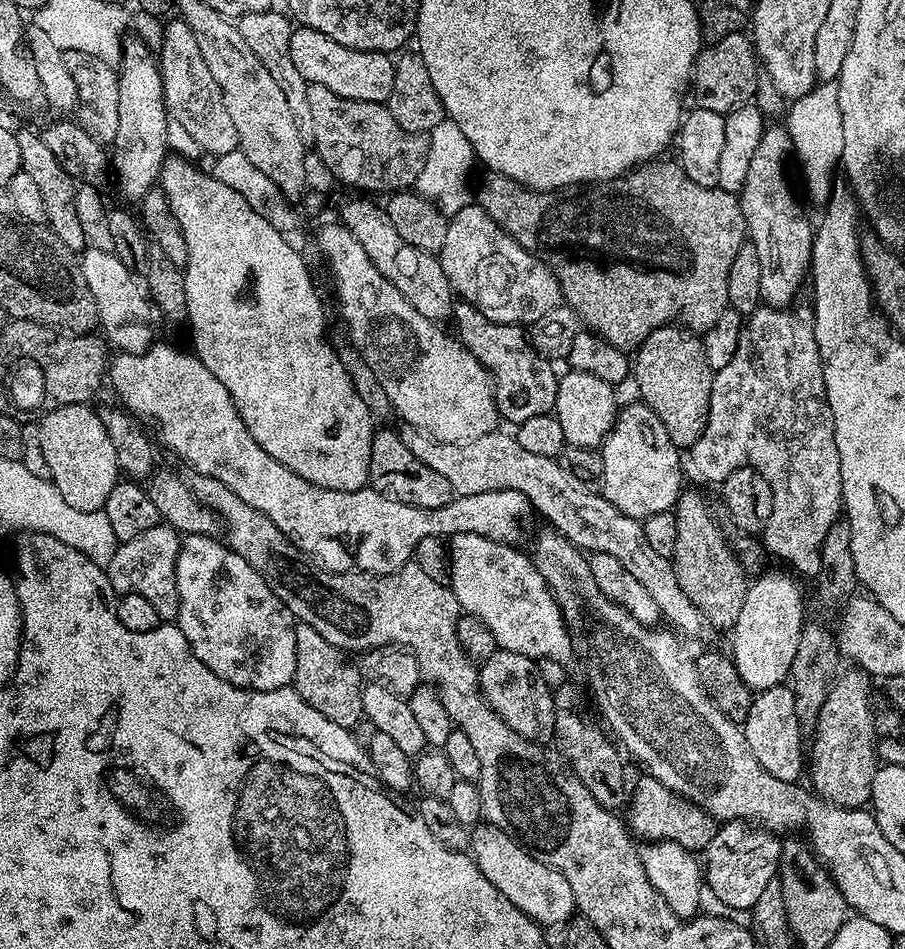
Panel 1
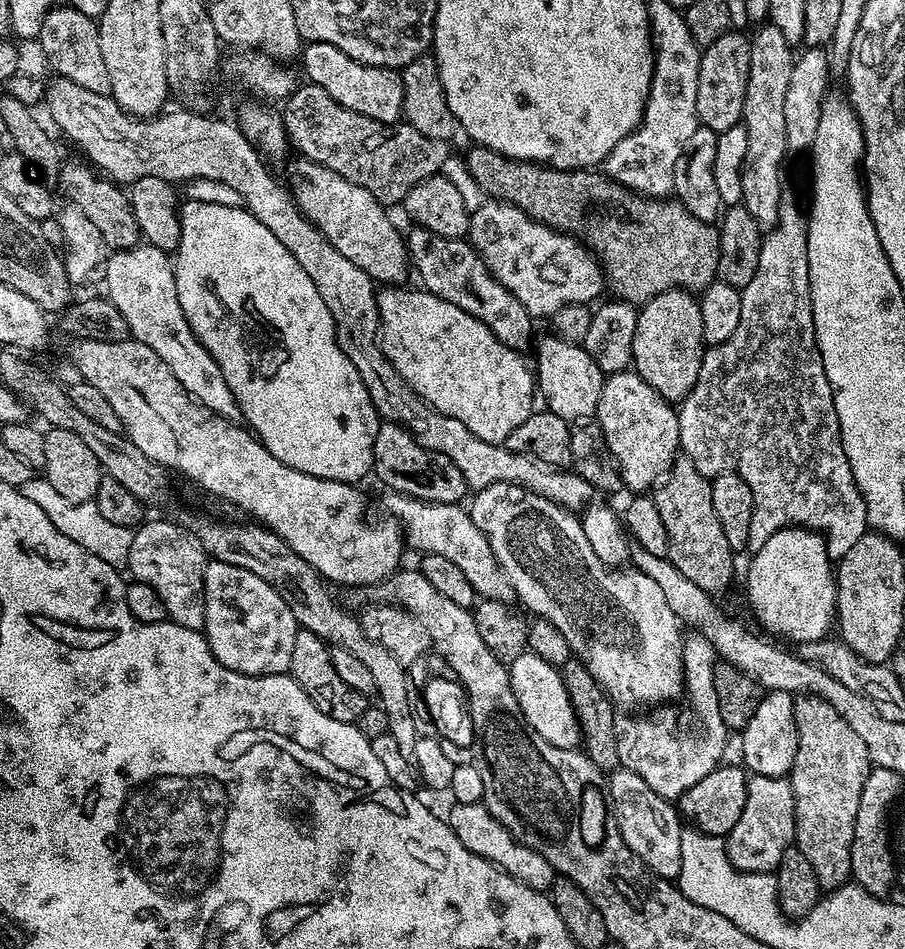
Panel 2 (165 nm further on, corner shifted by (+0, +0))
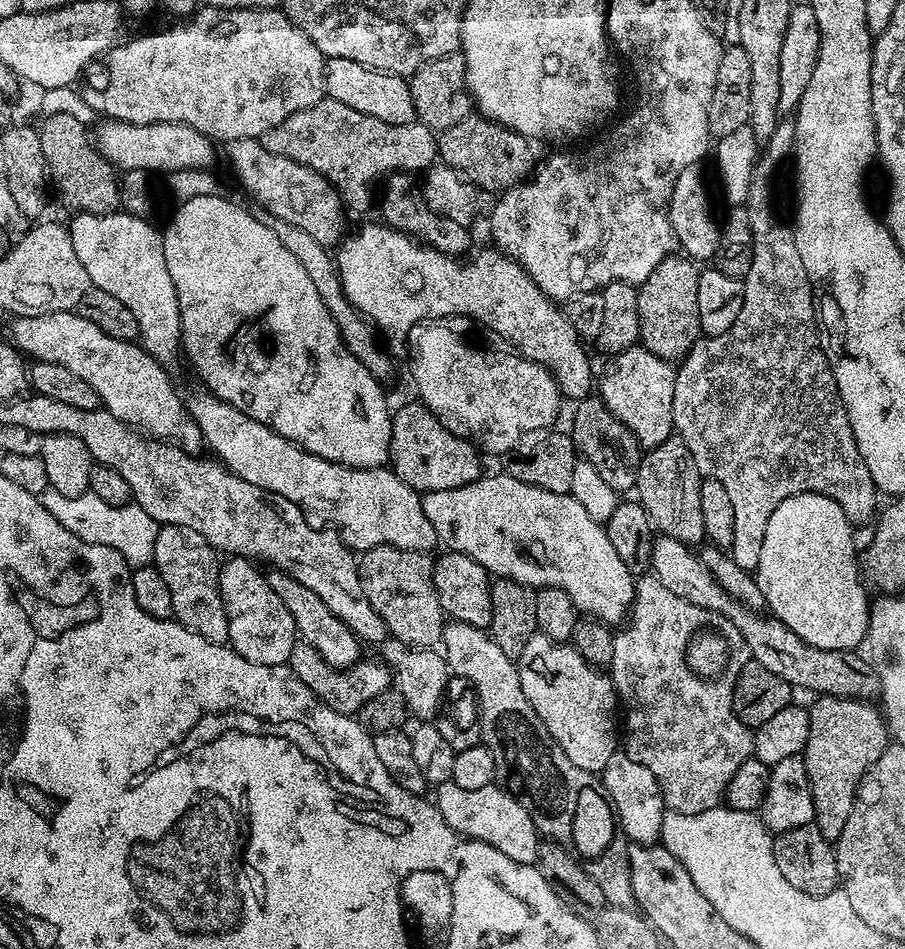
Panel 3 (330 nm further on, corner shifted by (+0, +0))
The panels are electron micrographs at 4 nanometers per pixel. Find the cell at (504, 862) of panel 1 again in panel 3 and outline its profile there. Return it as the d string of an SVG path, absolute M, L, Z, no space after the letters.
M452 779L445 784L435 785L434 803L438 814L465 840L486 842L494 850L502 850L506 858L519 864L535 864L536 855L542 843L540 832L534 826L530 814L516 796L511 796L505 789L495 783L481 786L479 790L465 790Z

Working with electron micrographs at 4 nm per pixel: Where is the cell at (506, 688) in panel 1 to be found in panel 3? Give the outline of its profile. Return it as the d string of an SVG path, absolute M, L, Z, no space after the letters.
M539 634L526 642L518 667L522 694L566 758L581 770L603 773L606 762L618 750L618 697L611 675L603 676L603 671L584 660L571 643Z

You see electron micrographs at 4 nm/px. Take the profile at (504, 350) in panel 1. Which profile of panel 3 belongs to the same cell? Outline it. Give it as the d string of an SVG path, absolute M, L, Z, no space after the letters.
M393 172L383 181L384 193L379 193L378 208L380 204L379 219L390 228L397 228L400 232L407 232L415 239L425 243L429 248L437 248L447 256L457 258L465 255L464 251L472 244L472 236L467 227L451 218L442 218L442 214L434 214L430 206L426 206L422 195L422 184L413 173Z

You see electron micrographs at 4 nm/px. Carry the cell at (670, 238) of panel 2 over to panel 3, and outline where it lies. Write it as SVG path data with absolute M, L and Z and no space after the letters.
M473 114L462 118L462 122L450 126L450 130L439 133L438 156L446 166L470 181L477 190L503 194L515 184L531 177L537 167L533 141L506 126L487 120L485 116Z

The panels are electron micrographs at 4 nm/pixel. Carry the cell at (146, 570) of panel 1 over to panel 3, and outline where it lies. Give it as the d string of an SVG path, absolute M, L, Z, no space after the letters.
M165 524L158 538L154 538L152 564L170 589L172 616L190 630L202 634L202 638L215 644L228 644L228 619L220 593L221 561L206 538L202 538L202 534L194 534L194 530Z

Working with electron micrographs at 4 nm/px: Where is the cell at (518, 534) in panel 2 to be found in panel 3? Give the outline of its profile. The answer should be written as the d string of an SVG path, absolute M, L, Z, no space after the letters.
M484 474L479 480L458 486L454 490L423 493L422 503L426 518L436 531L437 541L444 544L445 549L474 558L474 562L482 565L493 577L522 582L533 590L566 590L577 613L609 626L619 625L627 617L636 593L636 580L614 551L607 527L601 521L590 518L586 509L570 494L554 494L550 490L535 488L526 482L518 482L518 478L503 474Z

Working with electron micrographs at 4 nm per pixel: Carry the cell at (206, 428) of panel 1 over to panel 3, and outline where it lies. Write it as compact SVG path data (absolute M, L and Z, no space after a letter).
M79 311L41 312L17 316L11 321L11 343L33 361L58 362L78 374L98 394L101 405L114 418L126 422L149 438L177 444L184 452L199 453L205 447L202 430L188 413L187 403L176 393L169 373L139 343L108 336Z

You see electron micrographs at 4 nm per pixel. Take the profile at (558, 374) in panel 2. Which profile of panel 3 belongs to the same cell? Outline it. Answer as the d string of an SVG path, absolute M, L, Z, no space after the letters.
M383 222L375 223L362 225L356 236L345 235L335 249L334 261L344 297L364 315L393 353L403 350L404 339L415 324L420 326L425 322L436 322L441 319L439 316L469 316L482 327L489 328L494 335L501 336L506 343L513 344L512 348L519 355L548 369L560 387L561 397L568 399L569 396L569 401L575 402L583 400L593 391L594 368L592 372L592 364L584 353L585 345L580 336L574 326L570 326L557 301L542 294L542 290L538 290L520 264L499 250L480 252L473 260L447 256L445 252L429 248L407 232L390 228Z

